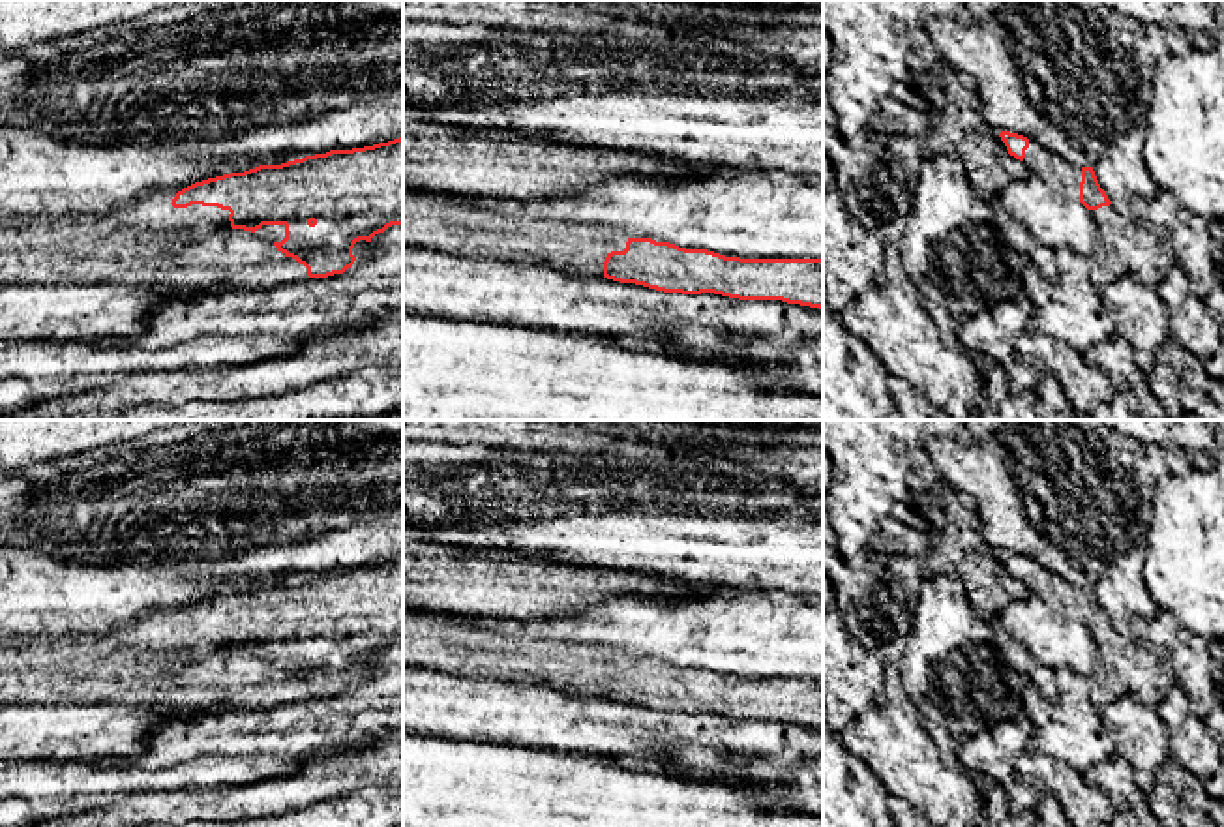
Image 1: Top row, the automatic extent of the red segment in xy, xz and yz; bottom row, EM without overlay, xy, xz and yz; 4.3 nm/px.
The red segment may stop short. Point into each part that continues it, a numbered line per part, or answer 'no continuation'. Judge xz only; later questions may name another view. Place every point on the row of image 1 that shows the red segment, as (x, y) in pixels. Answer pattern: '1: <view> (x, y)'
1: xz (447, 222)

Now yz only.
1: yz (1065, 179)

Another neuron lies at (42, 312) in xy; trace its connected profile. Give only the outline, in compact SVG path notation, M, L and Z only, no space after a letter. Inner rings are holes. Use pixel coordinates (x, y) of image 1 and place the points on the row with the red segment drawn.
M208 281L195 287L122 285L122 283L32 283L0 285L0 343L60 343L131 338L146 330L148 319L176 298L193 298Z

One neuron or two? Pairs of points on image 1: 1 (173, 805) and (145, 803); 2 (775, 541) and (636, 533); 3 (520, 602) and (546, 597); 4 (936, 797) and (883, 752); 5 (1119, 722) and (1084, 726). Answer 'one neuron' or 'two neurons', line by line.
1: one neuron
2: one neuron
3: one neuron
4: one neuron
5: two neurons

